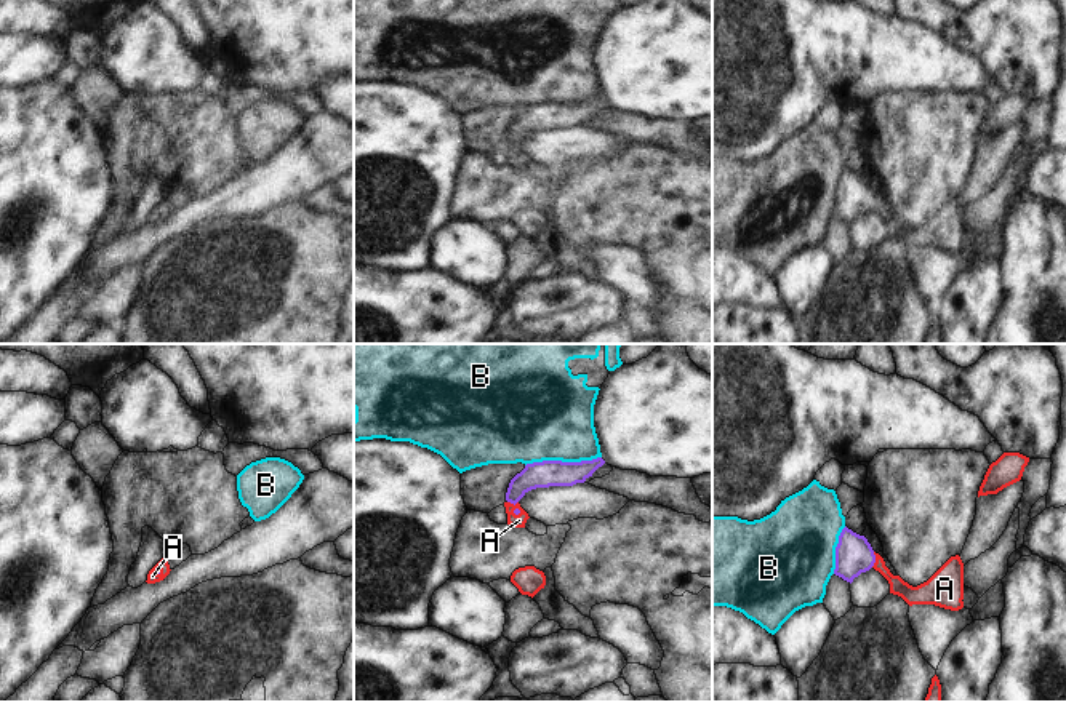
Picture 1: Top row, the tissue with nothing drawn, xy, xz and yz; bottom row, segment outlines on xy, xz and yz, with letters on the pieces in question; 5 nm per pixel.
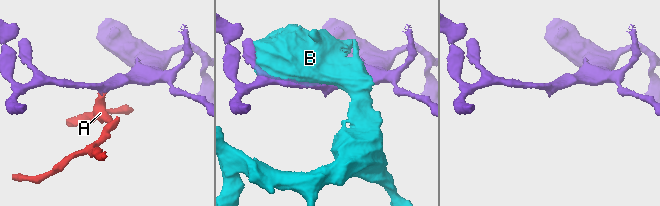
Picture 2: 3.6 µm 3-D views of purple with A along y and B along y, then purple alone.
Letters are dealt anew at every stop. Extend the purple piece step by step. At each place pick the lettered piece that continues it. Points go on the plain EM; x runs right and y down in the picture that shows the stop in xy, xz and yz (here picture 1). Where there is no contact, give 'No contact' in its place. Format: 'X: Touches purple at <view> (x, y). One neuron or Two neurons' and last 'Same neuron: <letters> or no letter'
A: Touches purple at yz (874, 202). One neuron
B: Touches purple at xz (561, 103). Two neurons
Same neuron: A

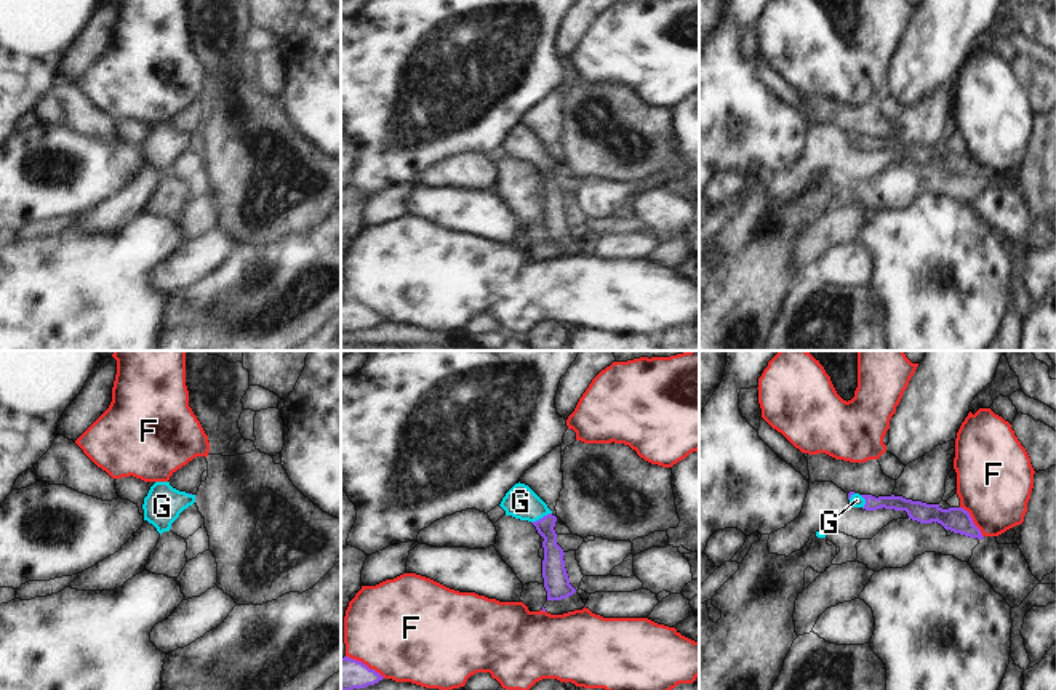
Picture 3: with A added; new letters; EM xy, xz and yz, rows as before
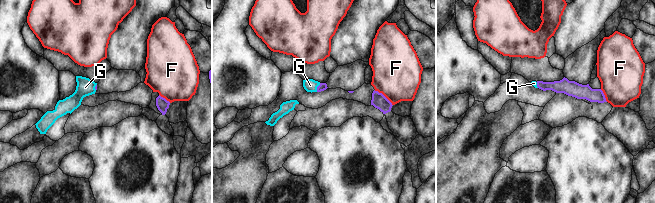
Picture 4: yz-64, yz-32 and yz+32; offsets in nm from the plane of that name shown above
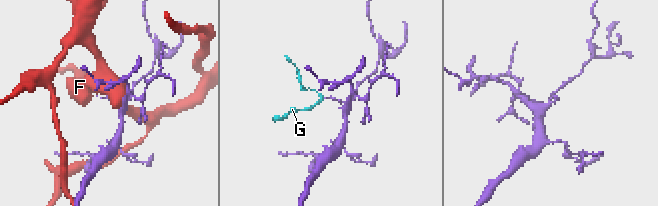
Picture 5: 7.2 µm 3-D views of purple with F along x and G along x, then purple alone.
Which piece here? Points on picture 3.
F: Touches purple at yz (972, 162). Two neurons
G: Touches purple at xz (543, 159). One neuron
Same neuron: G

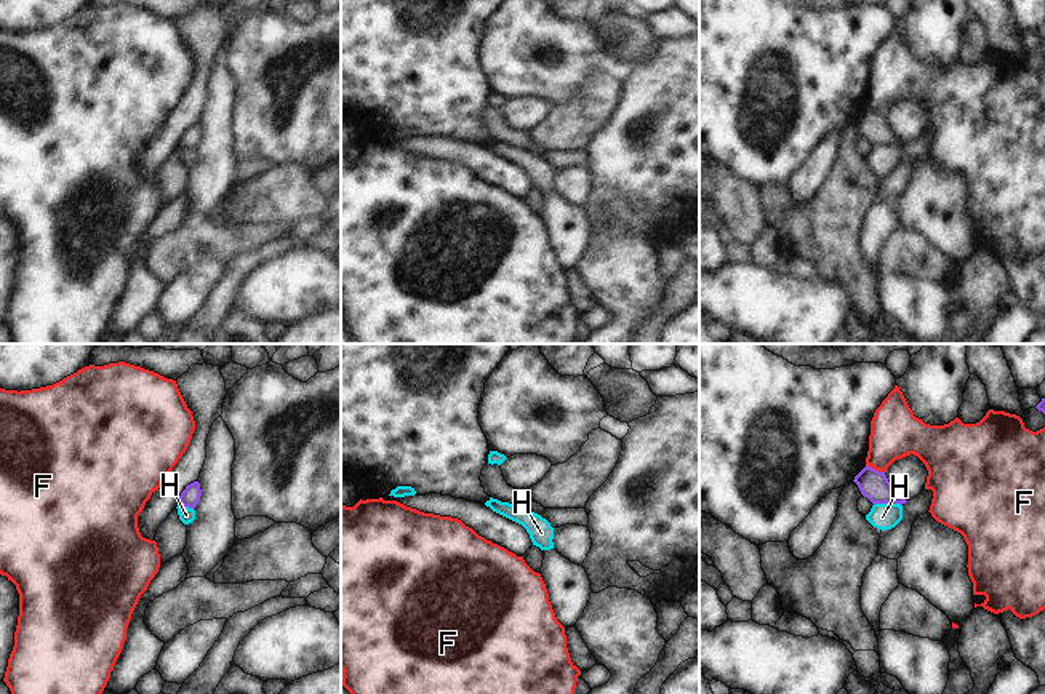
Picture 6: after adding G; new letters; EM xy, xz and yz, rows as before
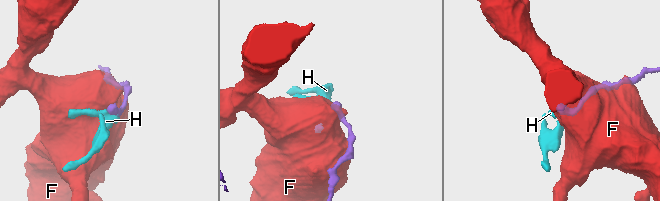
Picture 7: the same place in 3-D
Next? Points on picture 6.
F: Touches purple at yz (874, 111). Two neurons
H: Touches purple at yz (888, 144). Two neurons
Same neuron: no letter

